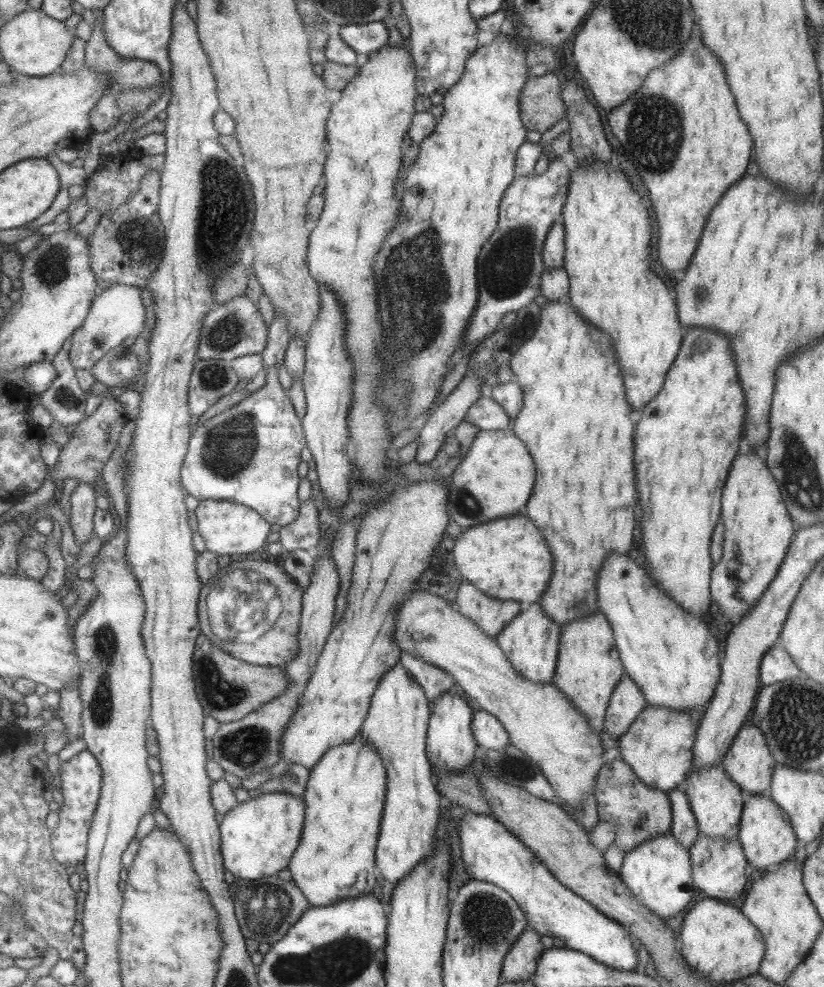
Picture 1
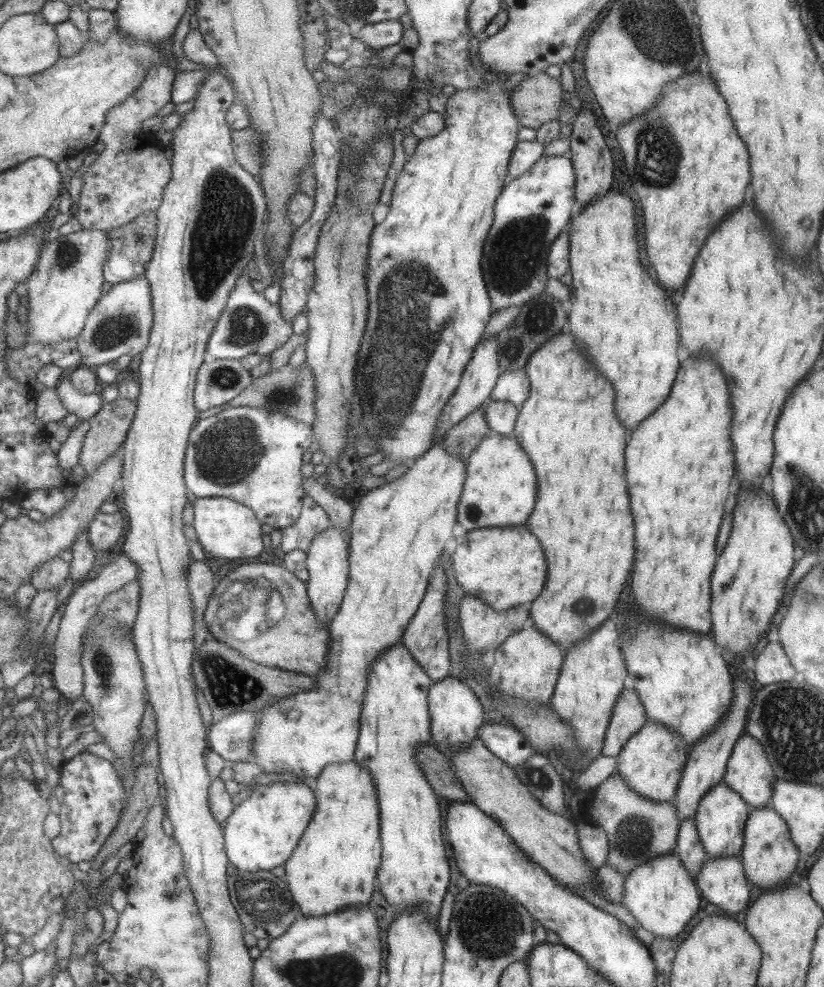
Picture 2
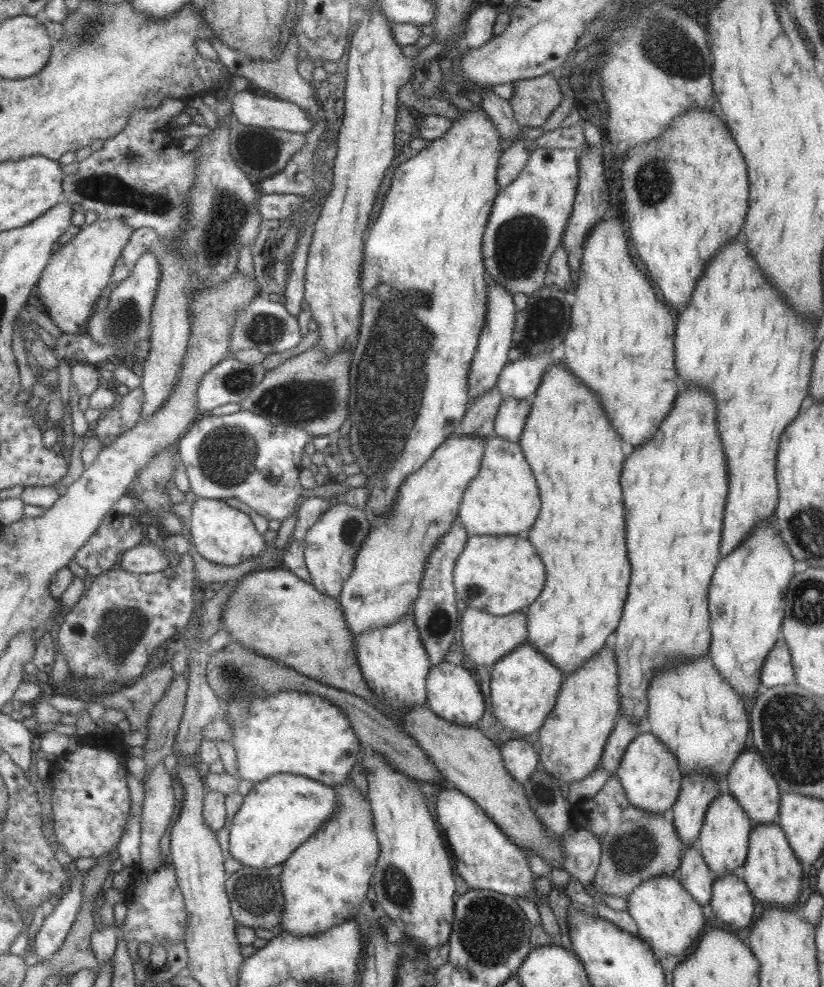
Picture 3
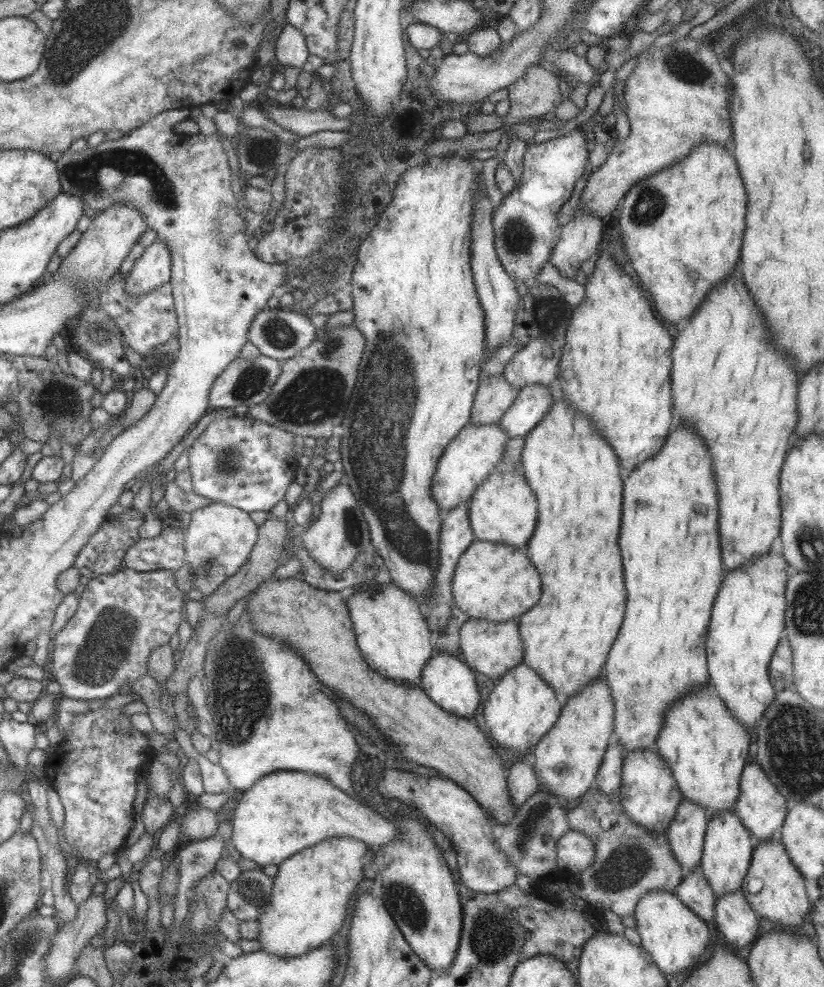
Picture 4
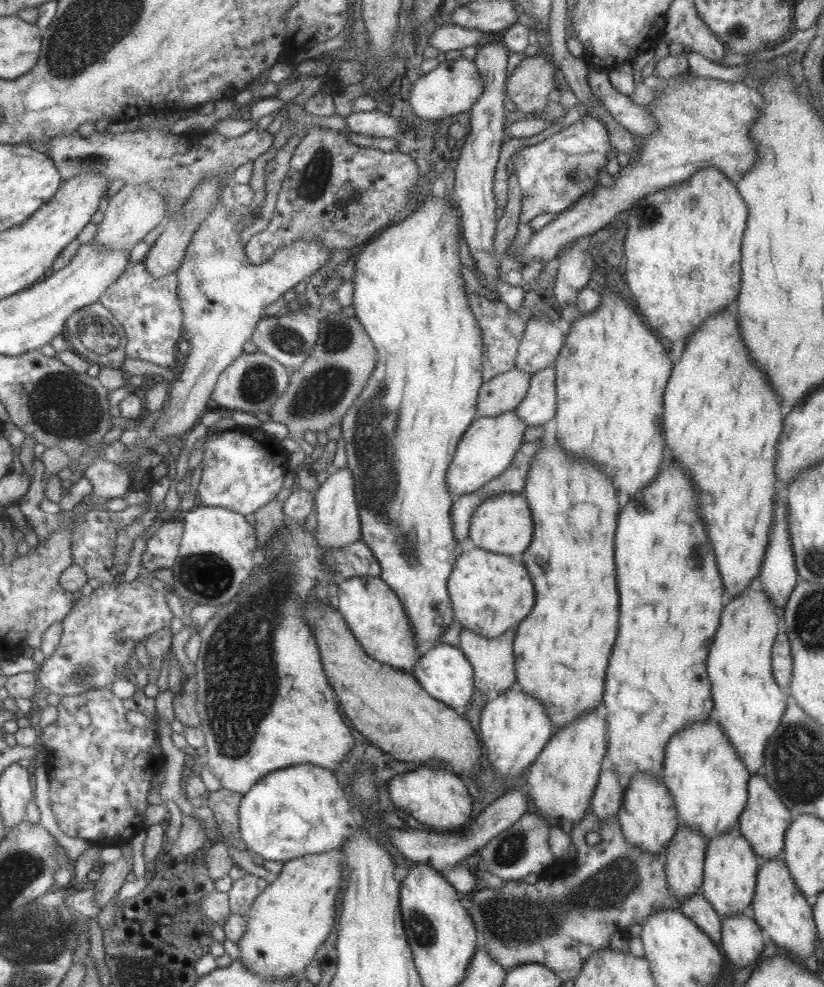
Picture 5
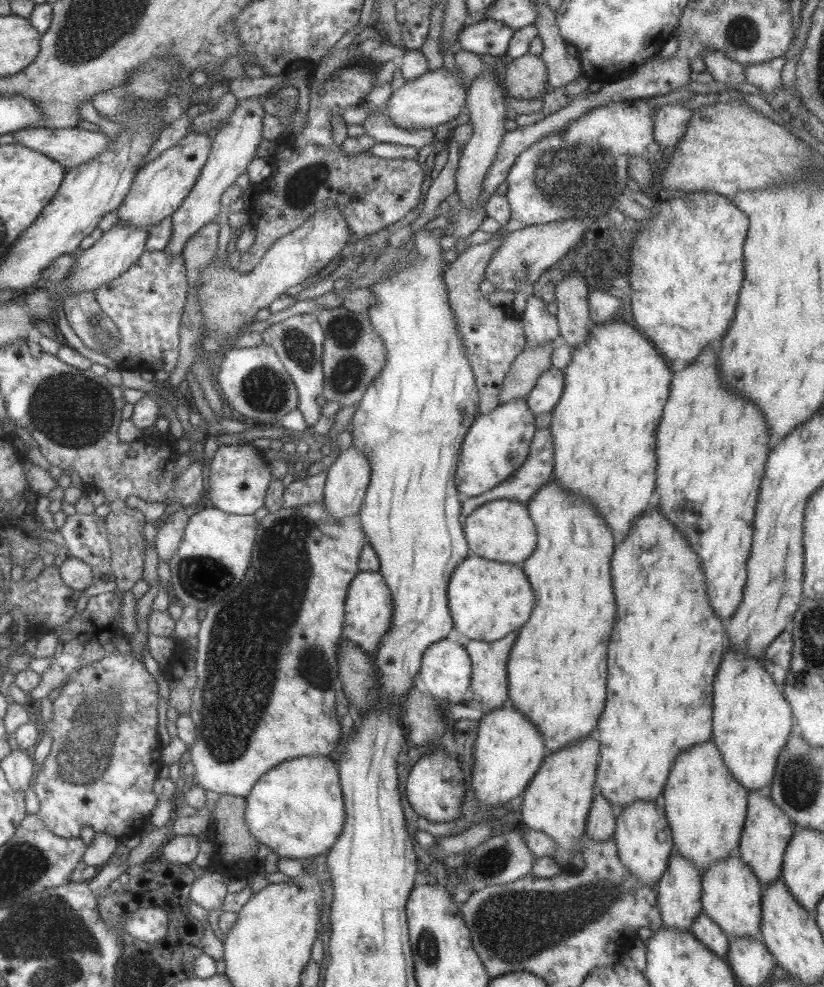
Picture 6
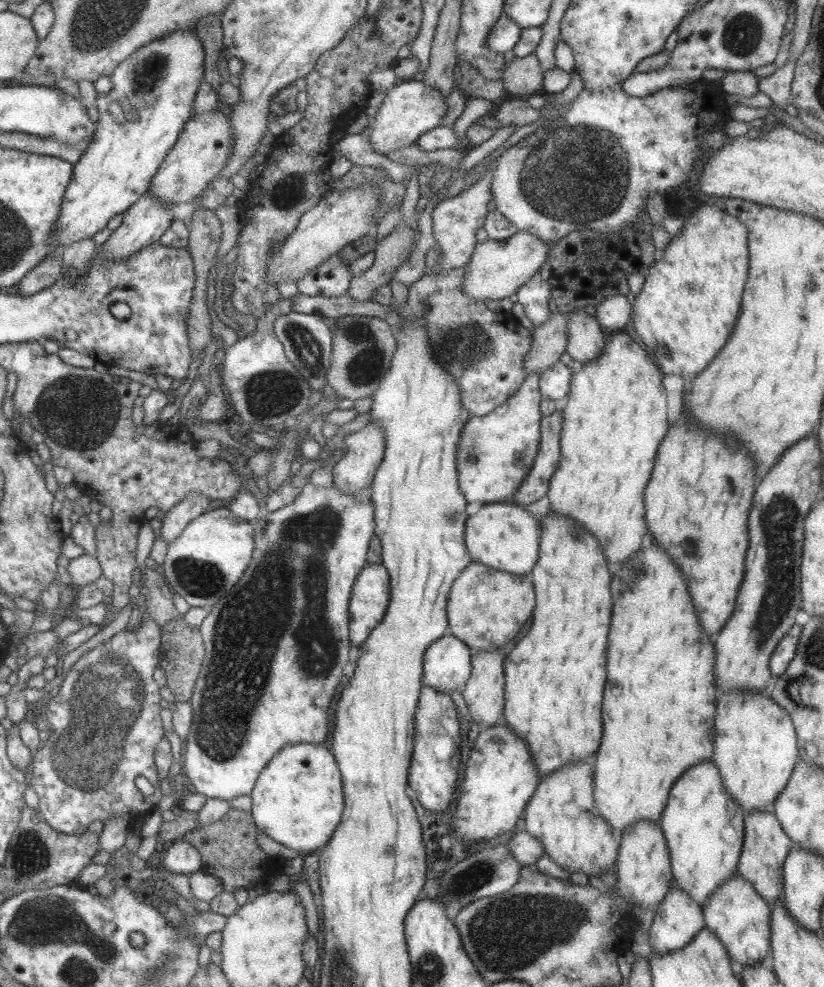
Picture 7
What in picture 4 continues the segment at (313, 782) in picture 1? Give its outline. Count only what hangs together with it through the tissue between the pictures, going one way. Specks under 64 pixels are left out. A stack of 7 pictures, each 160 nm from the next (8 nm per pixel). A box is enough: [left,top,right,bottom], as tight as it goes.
[255,837,367,957]

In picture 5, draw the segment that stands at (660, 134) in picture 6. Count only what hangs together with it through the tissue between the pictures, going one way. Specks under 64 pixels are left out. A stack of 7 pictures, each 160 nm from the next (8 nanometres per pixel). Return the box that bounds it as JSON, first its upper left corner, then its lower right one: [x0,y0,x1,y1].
[585,62,655,138]

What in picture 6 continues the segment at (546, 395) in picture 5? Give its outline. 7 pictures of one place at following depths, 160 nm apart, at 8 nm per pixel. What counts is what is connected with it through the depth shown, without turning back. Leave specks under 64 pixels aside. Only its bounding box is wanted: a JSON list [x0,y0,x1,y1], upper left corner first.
[525,367,563,416]

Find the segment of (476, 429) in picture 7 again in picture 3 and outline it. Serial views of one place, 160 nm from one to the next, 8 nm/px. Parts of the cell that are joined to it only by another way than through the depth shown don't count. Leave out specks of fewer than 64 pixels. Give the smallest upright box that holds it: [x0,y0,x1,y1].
[338,436,484,638]

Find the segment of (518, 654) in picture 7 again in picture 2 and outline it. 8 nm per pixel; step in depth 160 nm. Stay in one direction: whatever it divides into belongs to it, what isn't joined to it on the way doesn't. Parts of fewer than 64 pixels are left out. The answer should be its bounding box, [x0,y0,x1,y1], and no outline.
[512,333,633,651]

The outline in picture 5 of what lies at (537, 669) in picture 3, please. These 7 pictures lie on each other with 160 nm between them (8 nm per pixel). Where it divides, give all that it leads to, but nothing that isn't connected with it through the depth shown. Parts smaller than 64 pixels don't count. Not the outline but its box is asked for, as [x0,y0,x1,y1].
[479,681,554,778]

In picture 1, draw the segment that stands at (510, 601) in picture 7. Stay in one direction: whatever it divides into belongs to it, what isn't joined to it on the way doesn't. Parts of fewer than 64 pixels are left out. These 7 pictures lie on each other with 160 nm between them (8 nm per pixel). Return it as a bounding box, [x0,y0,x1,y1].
[452,513,553,603]

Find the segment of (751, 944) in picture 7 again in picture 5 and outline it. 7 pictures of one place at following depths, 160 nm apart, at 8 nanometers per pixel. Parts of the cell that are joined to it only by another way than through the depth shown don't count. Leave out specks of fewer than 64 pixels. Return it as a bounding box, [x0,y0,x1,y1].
[699,826,761,918]

